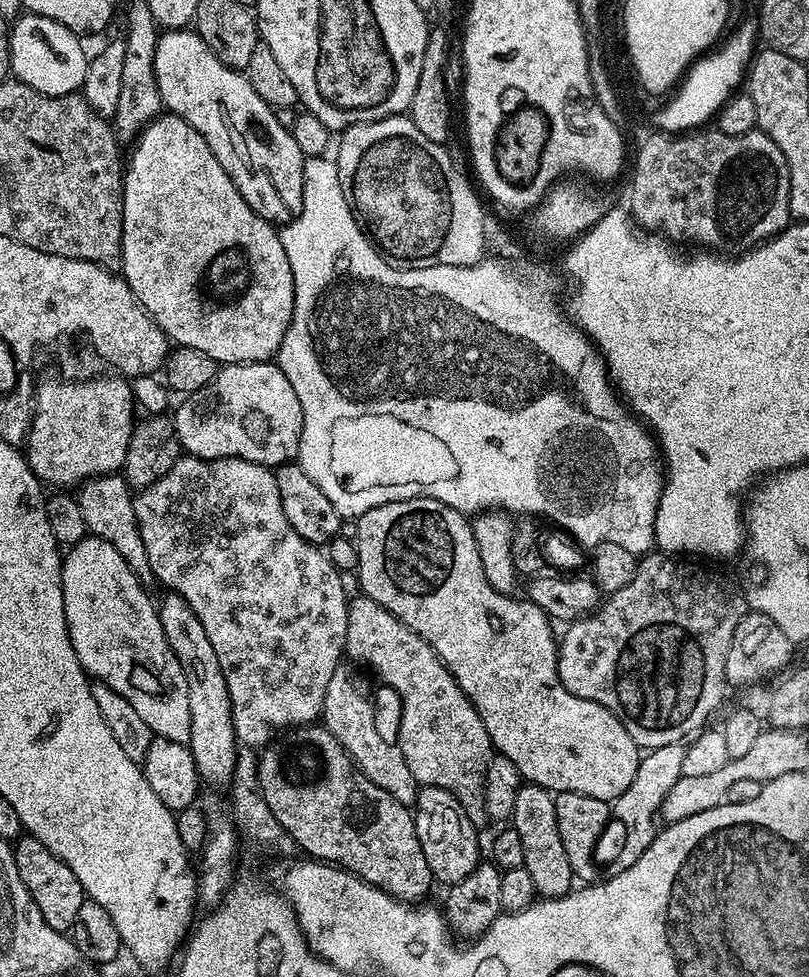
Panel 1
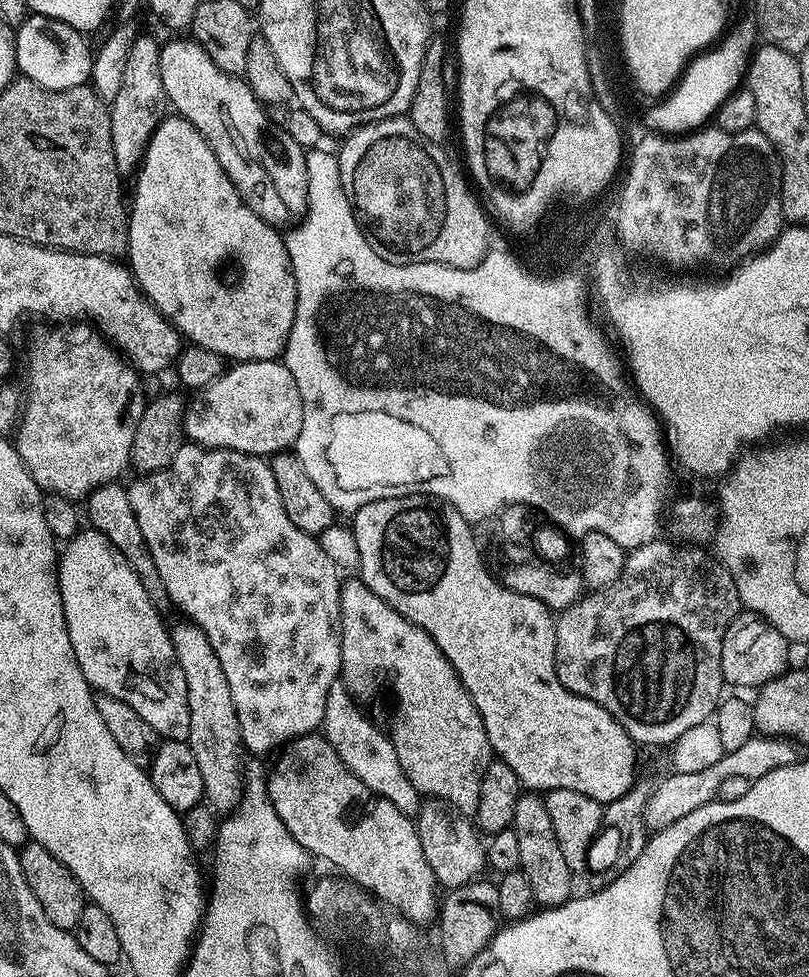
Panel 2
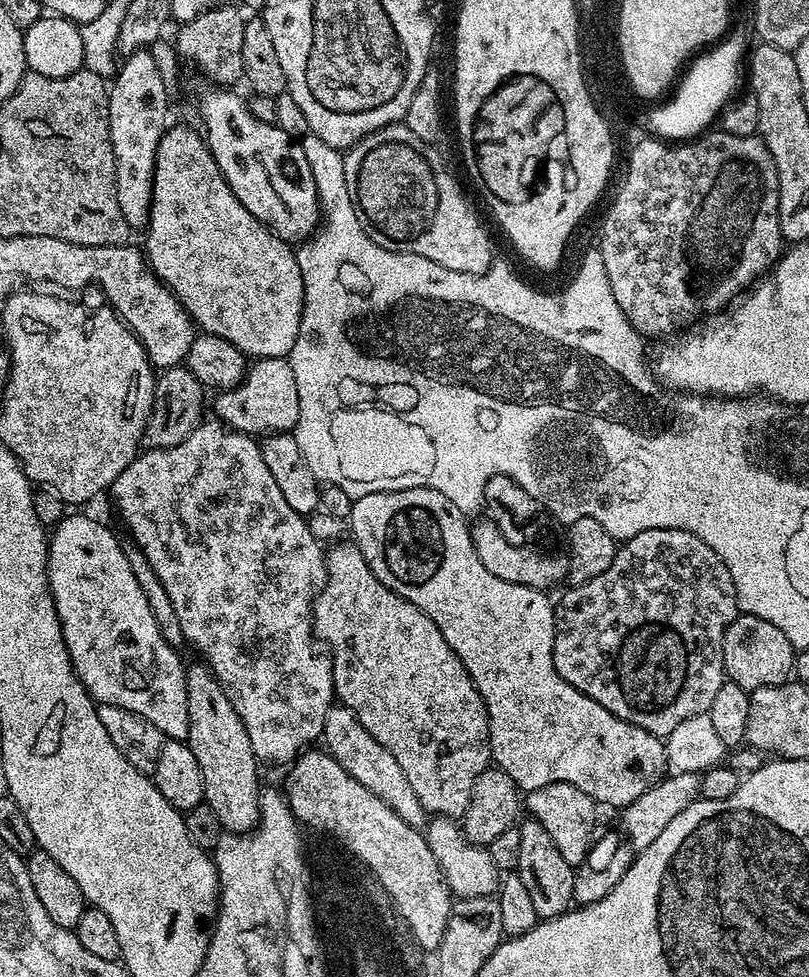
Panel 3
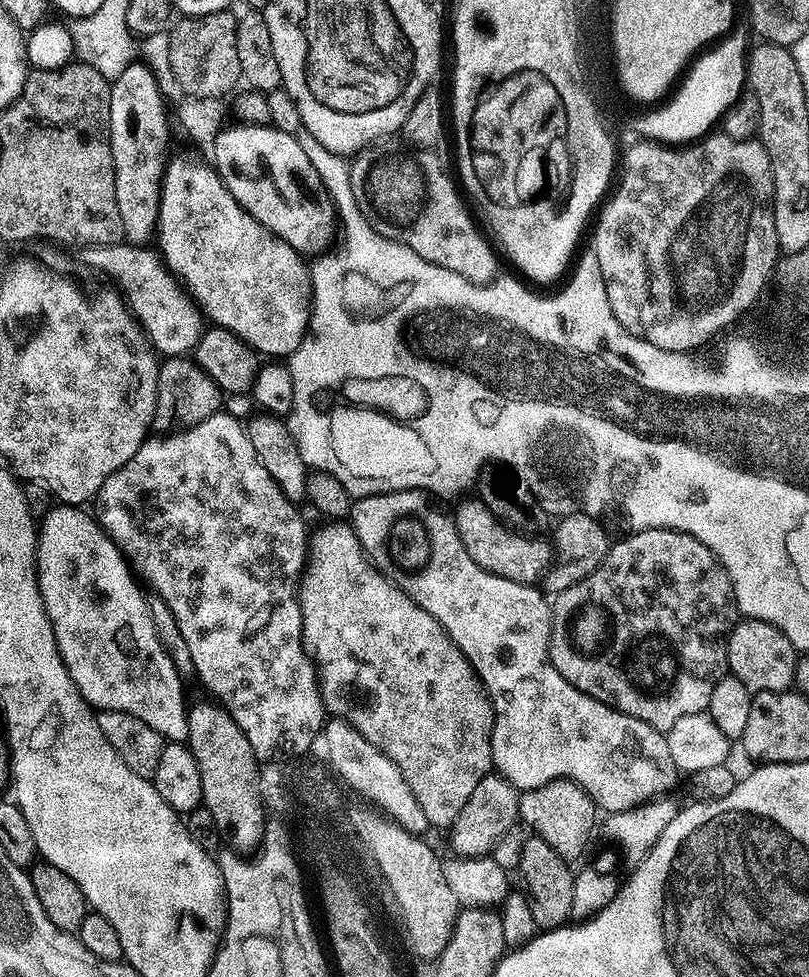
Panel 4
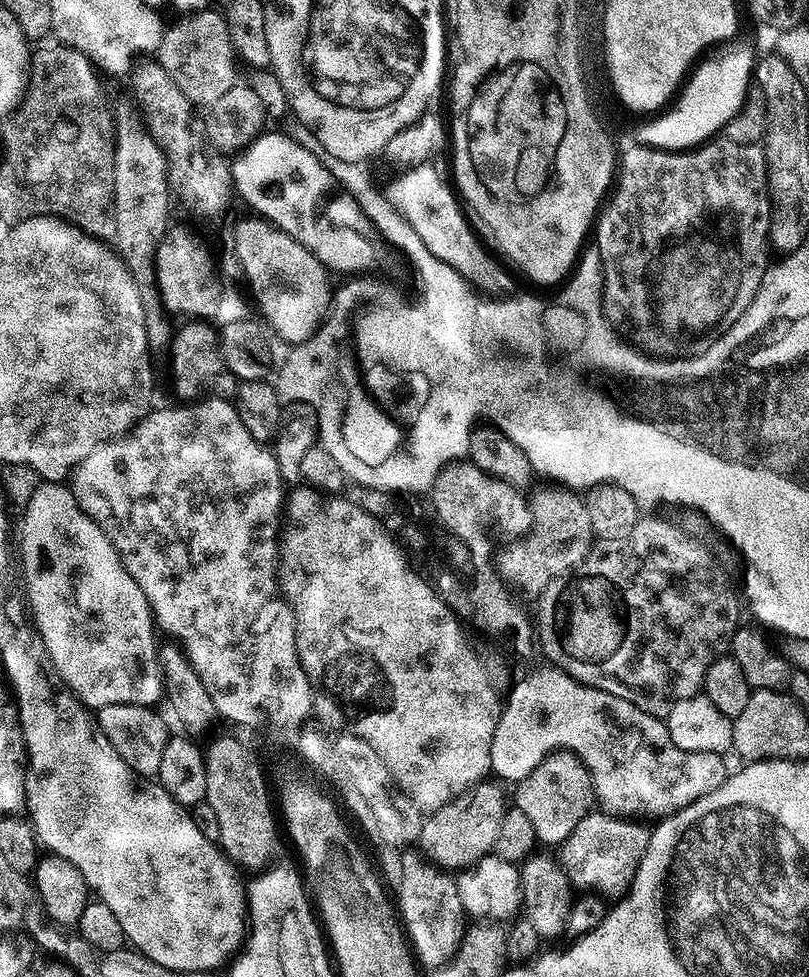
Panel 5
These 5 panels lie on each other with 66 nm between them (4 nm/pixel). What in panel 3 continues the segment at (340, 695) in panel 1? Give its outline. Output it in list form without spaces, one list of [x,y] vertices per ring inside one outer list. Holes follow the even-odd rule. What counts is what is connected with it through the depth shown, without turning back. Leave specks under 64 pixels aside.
[[[343,706],[329,708],[324,723],[322,744],[339,762],[342,770],[350,774],[350,778],[366,786],[370,794],[382,798],[382,802],[386,802],[386,806],[390,806],[390,810],[394,810],[394,814],[398,814],[402,822],[418,829],[423,829],[427,825],[430,813],[422,806],[418,794],[414,794],[414,786],[410,786],[406,774],[402,774],[402,766],[398,766],[394,754],[390,754],[390,750],[386,750],[386,746],[382,746],[382,742],[378,742],[378,738],[374,738],[374,734],[370,734],[370,730],[366,730],[366,726],[358,722],[358,718],[354,718],[350,709]]]

